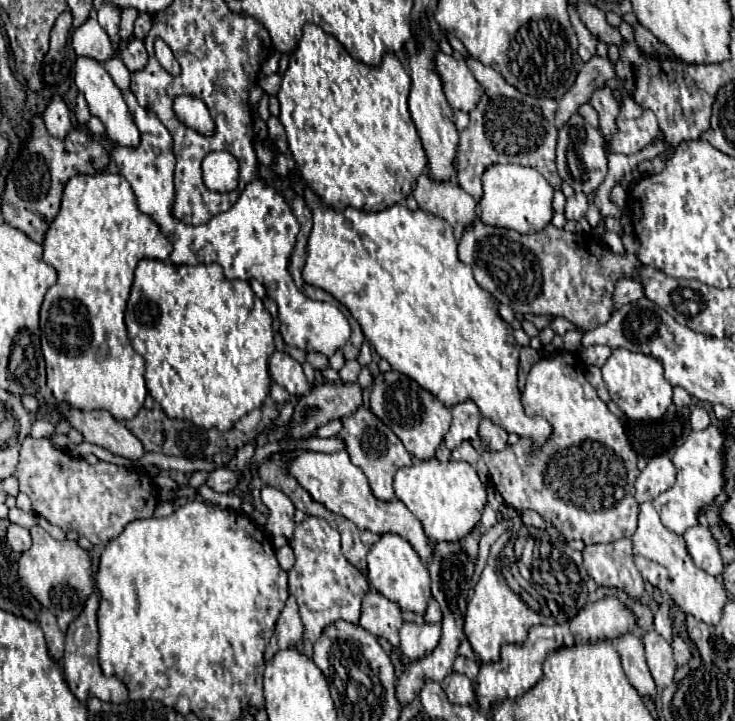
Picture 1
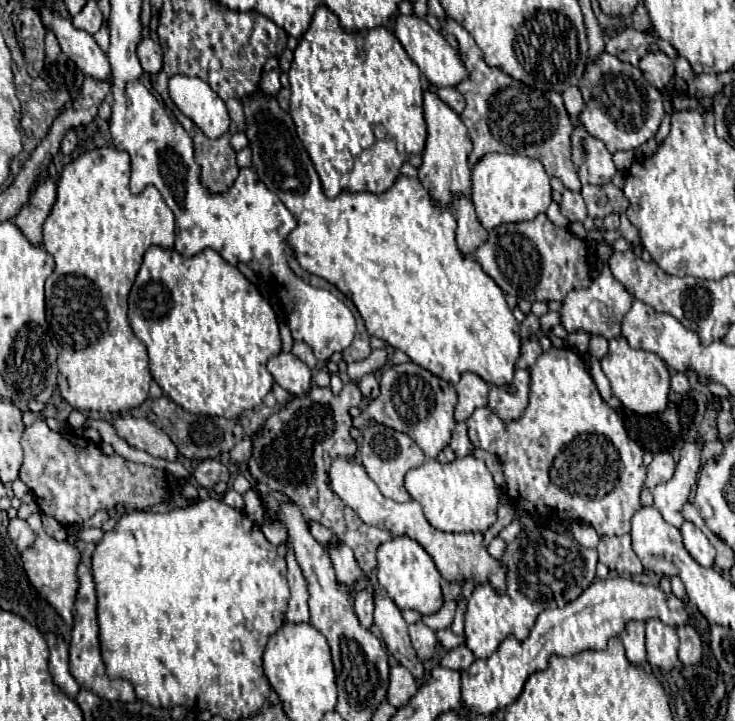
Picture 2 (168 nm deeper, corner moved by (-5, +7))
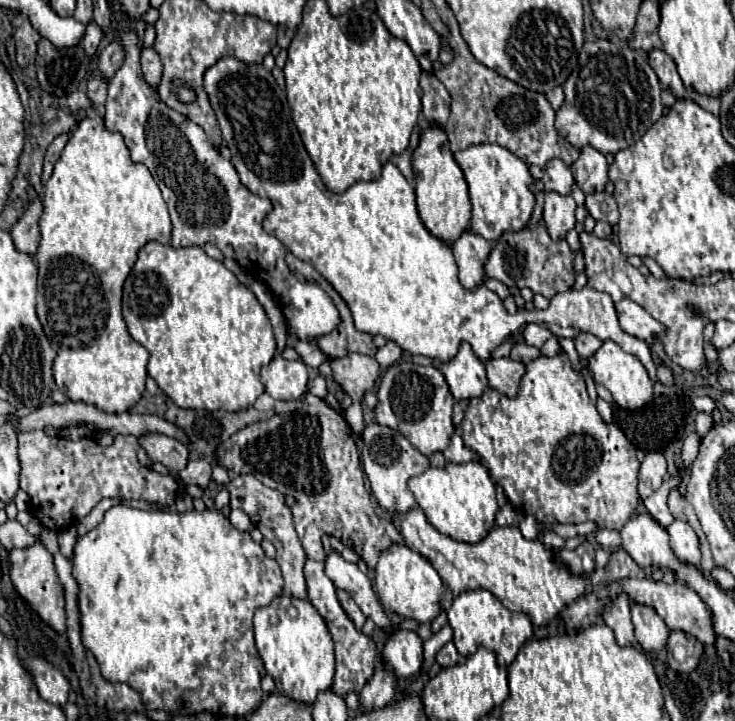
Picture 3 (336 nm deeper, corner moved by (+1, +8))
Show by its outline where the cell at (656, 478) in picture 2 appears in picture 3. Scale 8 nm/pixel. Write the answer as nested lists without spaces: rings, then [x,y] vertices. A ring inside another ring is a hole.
[[[658,451],[648,453],[646,459],[640,465],[640,471],[638,471],[640,497],[646,499],[648,495],[652,495],[662,485],[664,475],[666,475],[666,459],[664,459],[664,455],[658,453]]]

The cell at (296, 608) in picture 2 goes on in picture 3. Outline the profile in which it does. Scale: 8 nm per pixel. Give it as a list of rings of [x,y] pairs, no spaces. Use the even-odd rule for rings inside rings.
[[[238,475],[228,483],[228,491],[230,491],[230,507],[232,509],[242,509],[250,515],[252,523],[264,533],[264,531],[272,531],[272,543],[276,547],[276,561],[282,569],[284,575],[284,593],[290,597],[298,597],[304,599],[306,597],[306,583],[304,583],[304,547],[294,531],[294,523],[292,523],[292,513],[290,507],[286,507],[284,503],[284,495],[262,485],[258,479],[254,479],[252,475]]]

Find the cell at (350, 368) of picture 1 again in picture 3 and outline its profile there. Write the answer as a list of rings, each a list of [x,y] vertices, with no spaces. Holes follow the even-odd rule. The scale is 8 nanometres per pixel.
[[[388,341],[384,347],[380,347],[378,349],[378,353],[376,353],[376,361],[386,369],[386,367],[390,367],[390,365],[394,365],[398,359],[402,357],[402,349],[394,343],[394,341]]]

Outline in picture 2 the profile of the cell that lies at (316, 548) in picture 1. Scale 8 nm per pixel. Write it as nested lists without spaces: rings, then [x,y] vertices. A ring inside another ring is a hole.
[[[340,542],[338,548],[328,548],[328,552],[330,552],[330,558],[336,568],[336,578],[348,586],[360,588],[360,582],[366,578],[366,574],[358,566],[354,552],[344,542]]]

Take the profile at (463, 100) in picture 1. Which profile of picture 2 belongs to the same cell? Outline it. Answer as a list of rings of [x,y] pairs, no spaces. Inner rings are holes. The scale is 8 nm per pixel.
[[[398,14],[398,16],[396,16],[394,34],[396,34],[396,38],[398,38],[402,44],[404,44],[404,26],[406,26],[406,30],[408,30],[408,34],[410,34],[410,40],[408,40],[408,44],[404,46],[404,50],[408,52],[408,56],[412,56],[412,60],[418,64],[420,72],[422,72],[432,84],[436,84],[436,86],[456,86],[458,82],[462,82],[462,80],[468,76],[468,72],[466,72],[466,68],[464,68],[464,64],[462,64],[458,52],[456,52],[456,50],[446,42],[446,38],[444,38],[440,32],[436,32],[424,18],[418,18],[416,14],[408,14],[408,16]]]

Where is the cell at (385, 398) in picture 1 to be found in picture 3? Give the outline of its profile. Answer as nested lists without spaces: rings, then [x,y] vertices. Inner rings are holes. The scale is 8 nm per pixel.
[[[398,361],[386,369],[378,385],[378,403],[374,407],[374,419],[378,425],[386,425],[400,435],[406,435],[422,455],[430,457],[436,451],[444,451],[454,433],[452,425],[452,405],[454,397],[450,395],[448,383],[440,369],[434,365],[422,367],[408,361]]]

